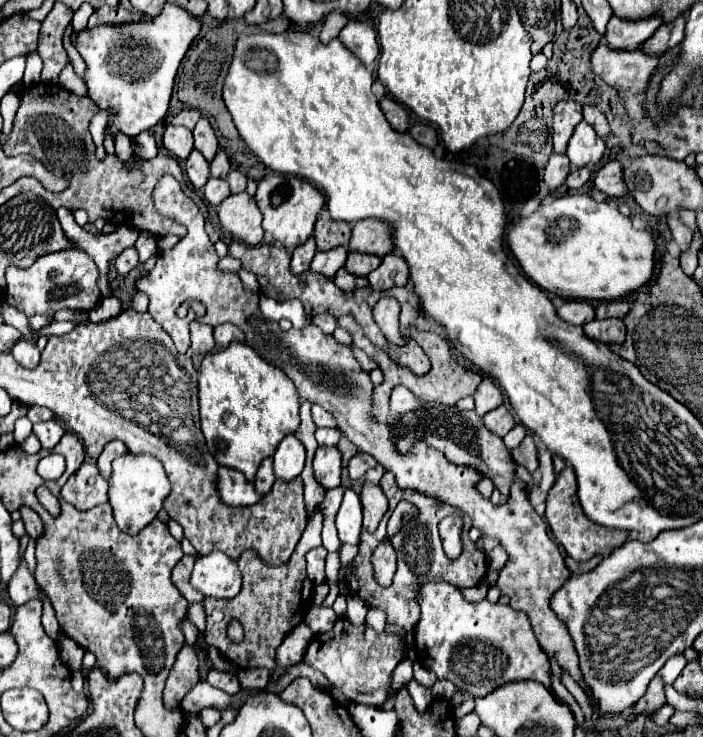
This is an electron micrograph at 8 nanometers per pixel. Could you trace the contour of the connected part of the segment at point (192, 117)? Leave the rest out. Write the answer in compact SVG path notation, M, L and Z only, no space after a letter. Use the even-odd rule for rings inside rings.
M186 107L186 109L182 109L178 115L172 117L172 125L184 125L184 127L188 127L188 129L194 129L194 125L196 125L196 121L198 121L200 117L202 117L200 111Z

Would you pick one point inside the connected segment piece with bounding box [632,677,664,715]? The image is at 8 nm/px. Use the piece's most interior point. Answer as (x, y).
(653, 699)

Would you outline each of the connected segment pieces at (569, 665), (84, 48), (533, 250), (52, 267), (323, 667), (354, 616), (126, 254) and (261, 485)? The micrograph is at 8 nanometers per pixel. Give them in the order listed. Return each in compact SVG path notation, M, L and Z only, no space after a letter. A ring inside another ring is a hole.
M162 175L152 191L152 197L154 197L154 207L156 211L160 211L160 214L174 221L180 221L186 229L188 229L188 235L184 239L180 239L176 243L176 247L172 251L166 253L160 253L158 255L158 261L154 265L154 269L140 277L136 281L136 289L146 293L148 299L150 299L150 307L148 307L148 313L152 315L152 319L156 323L160 323L172 337L174 345L176 345L176 351L178 353L186 353L188 347L190 347L190 331L188 331L188 323L196 317L194 313L188 313L188 317L184 319L178 319L176 317L176 309L188 301L188 299L196 299L200 301L204 307L206 307L206 315L200 317L202 323L206 325L222 325L222 323L232 323L236 327L240 327L246 335L246 343L256 351L260 353L262 359L266 359L268 363L280 367L290 379L292 383L296 385L296 391L300 395L302 401L310 401L310 403L318 403L322 405L328 413L334 415L334 419L338 421L338 429L364 453L370 453L374 455L374 459L390 473L394 473L396 477L396 485L400 489L414 489L414 491L420 491L422 495L428 495L428 497L434 497L438 501L444 501L452 507L458 507L464 515L468 515L472 519L472 525L476 529L482 531L482 535L486 537L494 537L500 541L500 547L508 553L508 563L502 567L502 571L498 571L498 581L496 581L496 587L500 589L502 595L508 595L510 597L510 605L516 609L516 611L524 611L528 613L530 617L530 623L534 627L534 633L542 645L542 649L560 665L562 671L568 671L570 677L586 691L588 687L584 687L584 679L580 675L580 665L578 665L578 655L576 655L576 649L574 649L574 643L572 643L572 637L568 635L568 629L564 627L564 621L558 619L558 615L552 611L550 607L550 599L552 595L570 579L570 571L564 563L564 557L558 549L558 545L548 537L548 531L546 531L546 523L544 519L534 511L532 503L530 503L530 497L528 497L528 491L526 491L526 485L520 481L520 479L514 479L512 481L512 487L510 487L510 495L506 497L504 503L498 503L494 505L488 497L482 497L480 491L476 491L476 483L480 481L480 471L474 471L472 467L464 467L464 465L456 465L456 463L450 463L444 455L440 455L440 451L436 449L430 449L424 441L416 441L414 447L406 453L406 455L400 455L394 447L394 437L392 437L392 425L398 421L396 417L390 419L388 423L376 423L372 421L370 417L370 397L372 397L372 381L368 377L368 373L364 375L364 371L360 369L358 361L352 357L352 351L348 345L340 345L334 341L332 335L326 335L322 333L318 327L314 325L308 325L304 329L290 329L286 333L280 331L278 323L274 321L266 321L258 309L258 295L256 293L250 293L242 287L240 283L240 277L234 275L234 273L220 273L216 269L216 263L218 263L218 255L214 251L214 245L210 243L206 231L204 231L204 215L200 213L200 209L196 207L196 203L184 195L180 183L176 183L176 179L172 179L172 175Z
M166 3L162 13L152 21L96 27L92 31L78 33L74 47L88 65L84 83L90 99L98 103L100 109L114 109L110 117L114 123L112 135L124 131L126 135L134 137L146 129L152 129L166 115L178 65L198 31L200 23L196 17L188 15L176 5Z
M564 195L544 203L530 217L520 219L508 233L506 241L524 273L544 291L568 299L612 301L626 297L652 281L656 265L656 239L648 229L634 229L632 219L622 215L608 201L596 203L590 195Z
M70 247L68 251L56 251L52 255L42 255L28 269L8 267L6 271L6 303L20 309L28 319L34 315L46 315L54 319L58 309L76 309L90 311L100 301L100 289L96 285L98 269L90 255L78 247Z
M340 619L328 635L322 633L312 637L302 661L324 673L330 685L338 687L350 701L364 705L380 705L388 695L388 689L392 685L392 673L400 659L402 641L398 635L368 633L350 625L346 619Z
M350 593L350 595L348 595L348 611L346 611L348 621L360 625L360 623L366 621L366 613L368 613L366 601L362 601L356 593Z
M128 247L128 249L124 249L118 257L116 257L116 271L118 271L118 275L126 275L130 269L134 269L136 267L136 263L139 262L138 259L138 251L134 249L134 247Z
M268 457L268 459L264 459L264 461L262 461L262 465L260 465L260 469L258 469L258 475L256 475L254 485L256 485L256 493L258 493L260 497L264 497L264 495L272 489L272 485L274 485L272 457Z

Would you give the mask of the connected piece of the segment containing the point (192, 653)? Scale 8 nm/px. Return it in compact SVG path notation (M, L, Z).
M184 643L180 653L176 655L176 661L166 680L163 691L164 705L168 705L170 709L180 709L184 695L200 681L198 665L200 661L194 645Z

